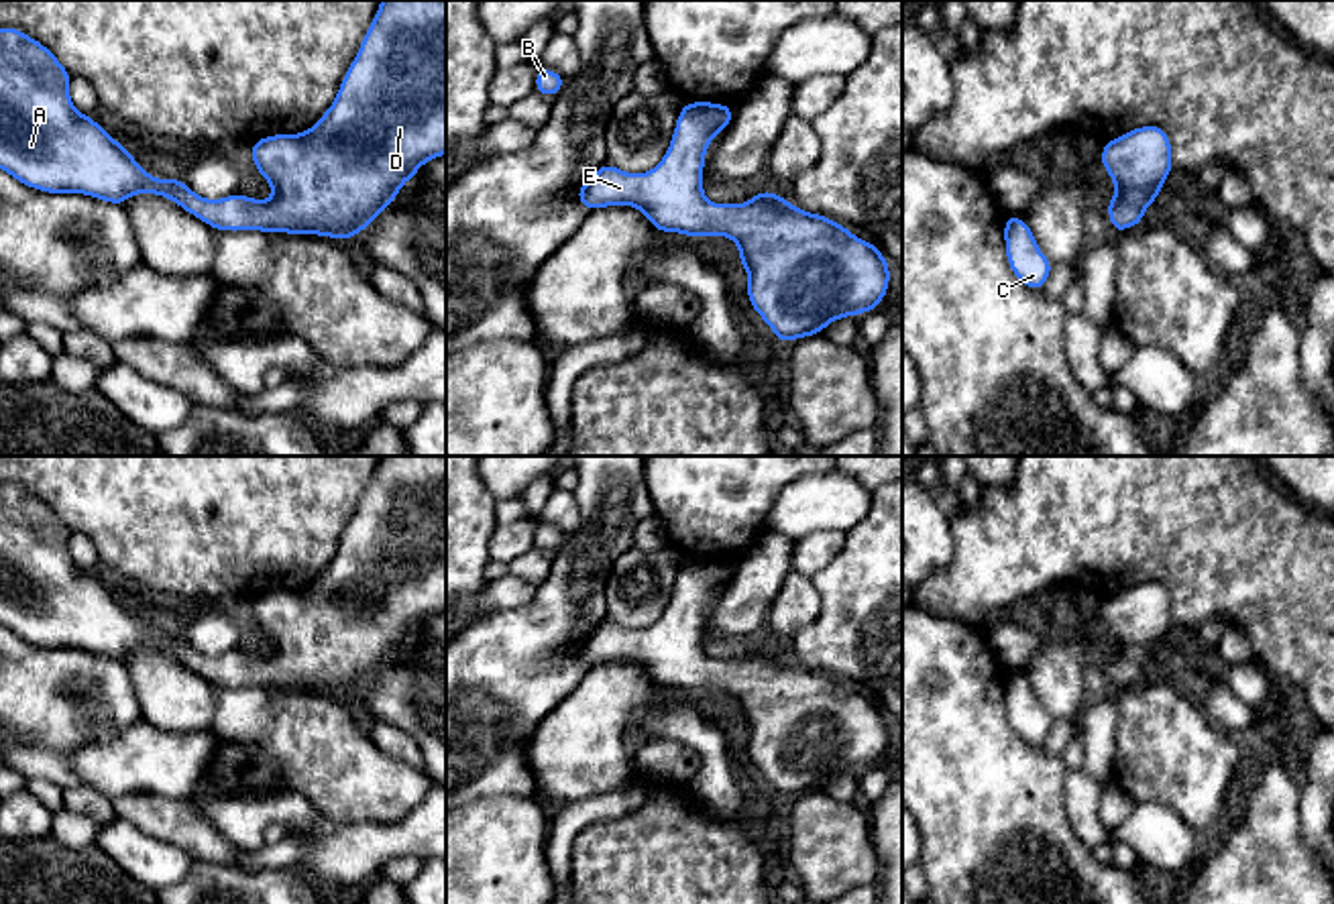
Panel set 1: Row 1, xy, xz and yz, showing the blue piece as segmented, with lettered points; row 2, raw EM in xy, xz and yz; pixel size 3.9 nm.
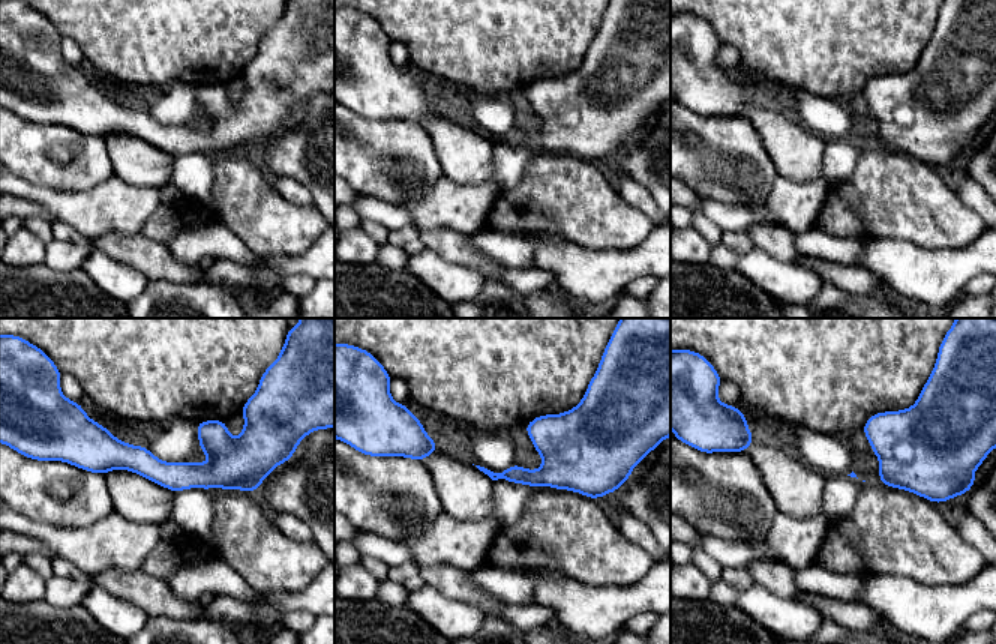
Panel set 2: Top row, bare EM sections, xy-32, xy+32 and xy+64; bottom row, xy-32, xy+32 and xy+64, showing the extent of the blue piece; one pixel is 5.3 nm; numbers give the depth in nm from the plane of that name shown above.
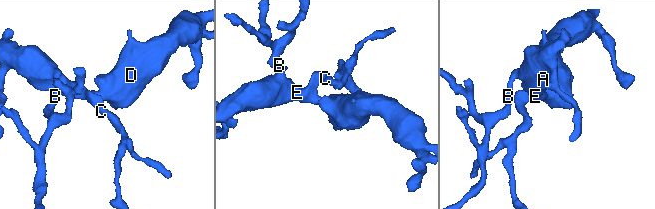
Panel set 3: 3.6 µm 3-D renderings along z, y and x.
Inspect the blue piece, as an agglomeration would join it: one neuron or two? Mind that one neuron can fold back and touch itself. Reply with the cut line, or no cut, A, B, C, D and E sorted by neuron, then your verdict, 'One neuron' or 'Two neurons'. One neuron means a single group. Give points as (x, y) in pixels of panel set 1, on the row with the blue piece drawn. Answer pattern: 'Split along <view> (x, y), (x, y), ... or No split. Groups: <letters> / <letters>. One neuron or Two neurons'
No split. Groups: A B C D E. One neuron

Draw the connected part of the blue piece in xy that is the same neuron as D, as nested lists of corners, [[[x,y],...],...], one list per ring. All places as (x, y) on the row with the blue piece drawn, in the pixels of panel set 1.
[[[381,0],[356,57],[340,81],[336,100],[322,118],[305,132],[269,134],[251,145],[251,159],[259,175],[273,187],[269,202],[242,193],[210,202],[193,193],[181,177],[153,177],[122,143],[116,143],[92,116],[73,108],[69,81],[69,71],[43,43],[18,29],[0,26],[0,171],[22,185],[45,193],[84,193],[118,206],[124,206],[130,195],[155,193],[175,202],[214,230],[316,234],[342,242],[371,226],[424,163],[446,155],[446,0]]]

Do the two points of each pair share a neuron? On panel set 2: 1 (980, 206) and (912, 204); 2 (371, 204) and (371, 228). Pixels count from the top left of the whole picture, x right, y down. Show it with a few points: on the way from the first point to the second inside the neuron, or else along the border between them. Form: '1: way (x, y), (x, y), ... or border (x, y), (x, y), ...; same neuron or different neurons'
1: border (954, 189), (980, 216); different neurons
2: border (360, 218), (377, 221), (389, 230); different neurons

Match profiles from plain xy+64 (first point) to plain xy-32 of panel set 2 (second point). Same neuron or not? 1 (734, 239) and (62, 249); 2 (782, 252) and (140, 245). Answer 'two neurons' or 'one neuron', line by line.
1: two neurons
2: one neuron

